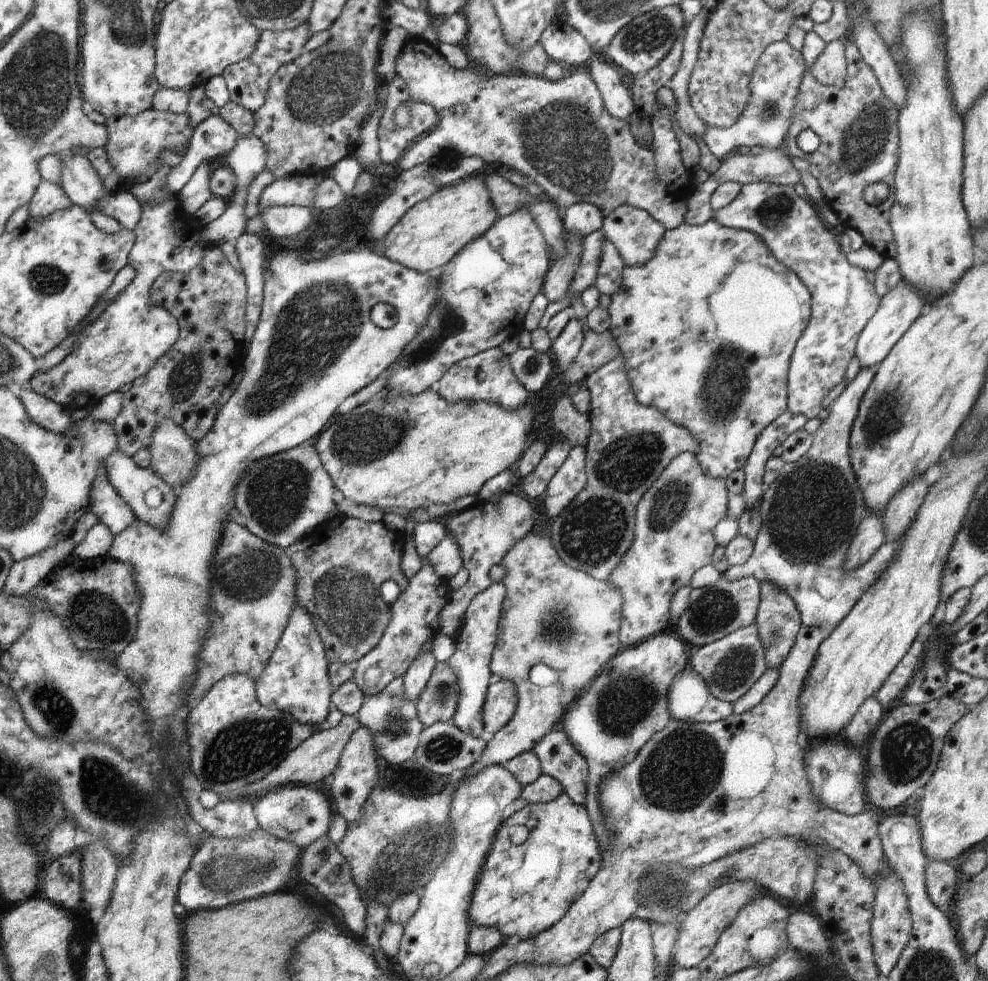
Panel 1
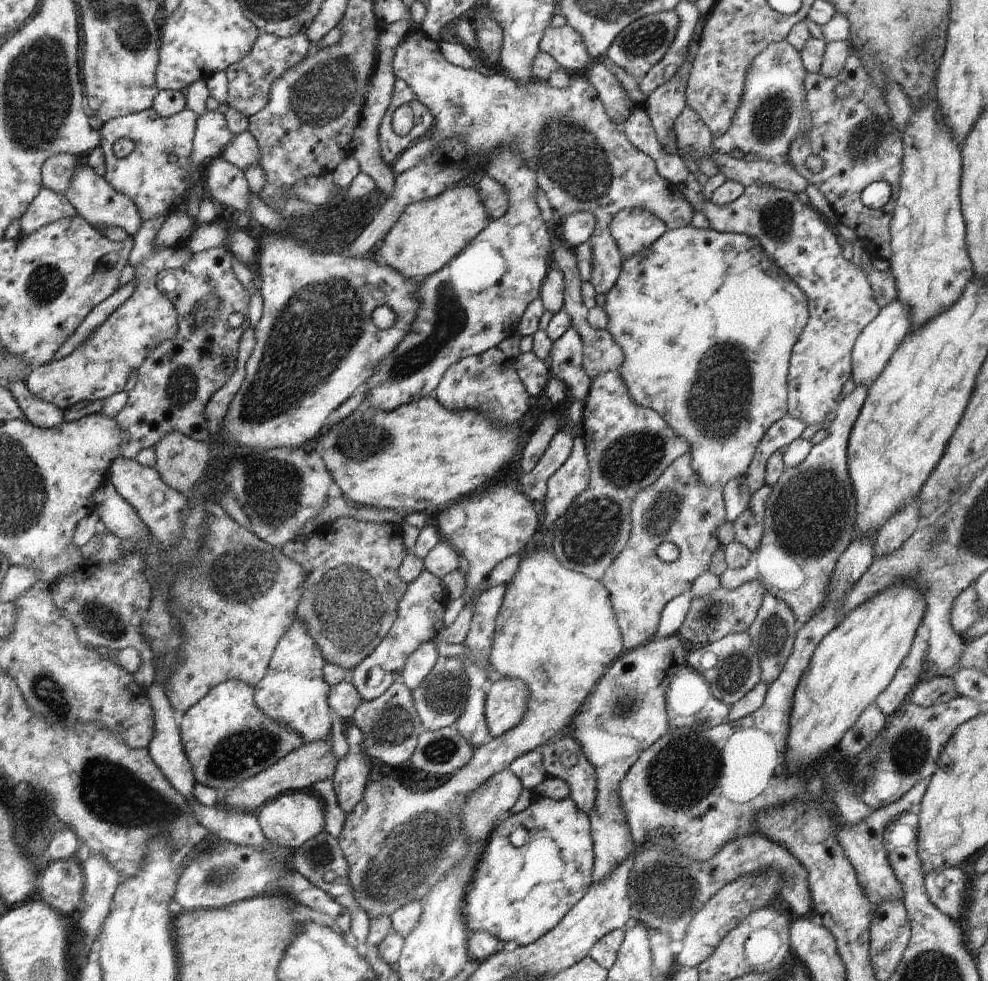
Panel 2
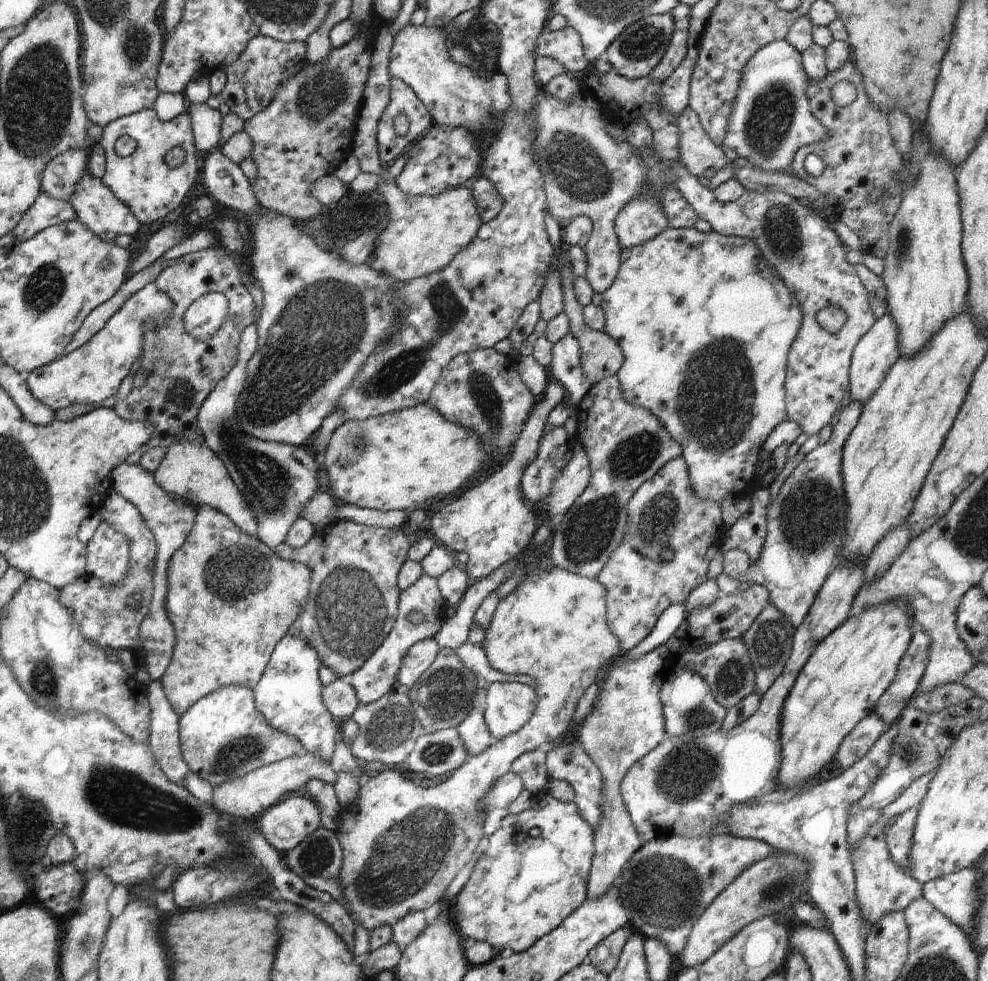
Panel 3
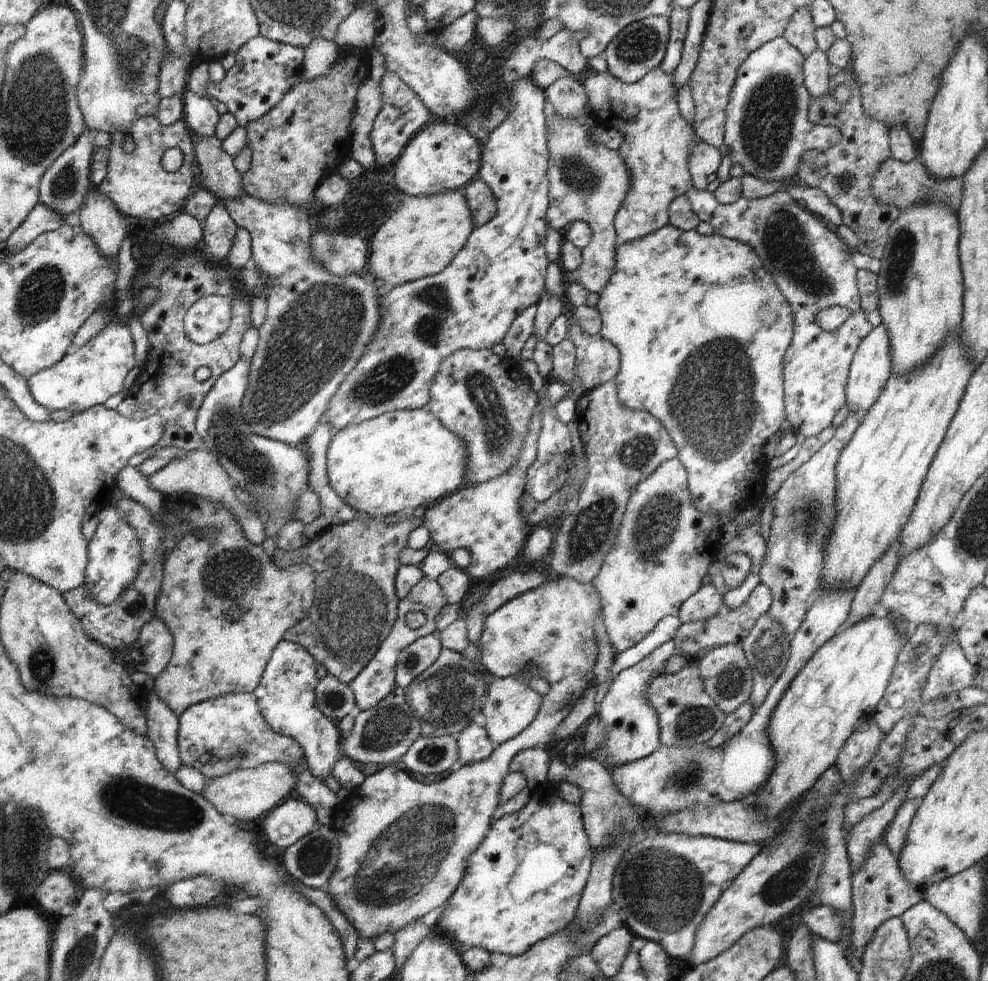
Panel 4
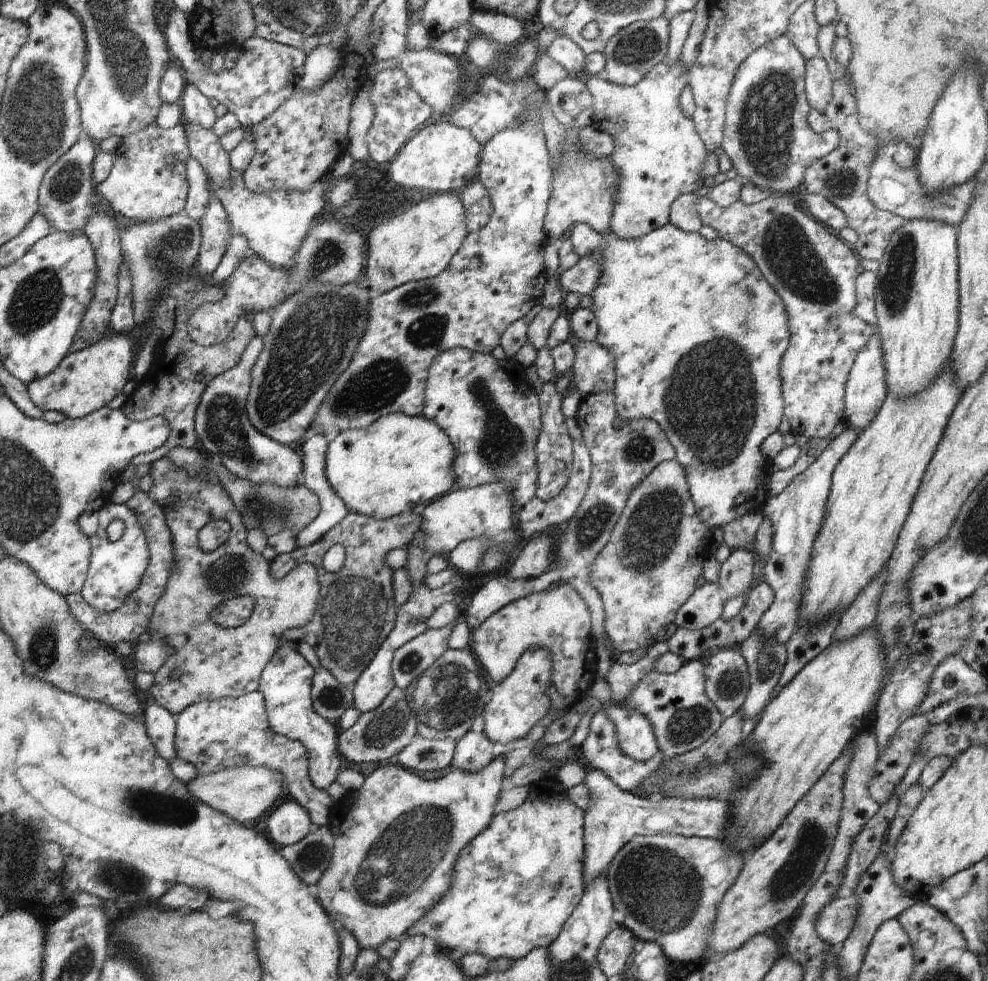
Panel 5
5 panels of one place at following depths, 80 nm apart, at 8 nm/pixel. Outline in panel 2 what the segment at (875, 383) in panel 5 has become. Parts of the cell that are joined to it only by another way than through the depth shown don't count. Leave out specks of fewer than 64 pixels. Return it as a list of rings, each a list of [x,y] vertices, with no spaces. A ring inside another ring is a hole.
[[[894,299],[883,309],[880,309],[876,318],[862,330],[862,334],[856,339],[851,356],[851,378],[856,386],[869,387],[886,368],[896,349],[903,344],[903,341],[910,334],[912,324],[909,310],[910,308],[905,304]]]

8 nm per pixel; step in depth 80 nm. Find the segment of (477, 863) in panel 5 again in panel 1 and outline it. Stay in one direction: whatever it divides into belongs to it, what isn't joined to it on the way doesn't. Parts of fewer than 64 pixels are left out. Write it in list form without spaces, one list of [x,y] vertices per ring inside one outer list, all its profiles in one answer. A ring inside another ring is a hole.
[[[566,793],[547,803],[528,803],[522,810],[505,817],[498,827],[475,884],[468,909],[469,919],[479,927],[498,929],[505,939],[514,934],[518,934],[521,941],[531,939],[554,926],[568,912],[572,903],[588,888],[600,867],[599,844],[588,811],[582,805],[572,802]],[[518,826],[526,826],[529,832],[526,842],[521,845],[510,841],[510,836]]]

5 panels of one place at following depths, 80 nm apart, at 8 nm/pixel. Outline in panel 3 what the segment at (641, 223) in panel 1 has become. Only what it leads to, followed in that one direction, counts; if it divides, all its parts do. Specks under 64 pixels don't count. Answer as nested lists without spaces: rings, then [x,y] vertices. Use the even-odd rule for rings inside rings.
[[[656,187],[644,189],[615,219],[615,234],[622,250],[643,245],[669,228]]]

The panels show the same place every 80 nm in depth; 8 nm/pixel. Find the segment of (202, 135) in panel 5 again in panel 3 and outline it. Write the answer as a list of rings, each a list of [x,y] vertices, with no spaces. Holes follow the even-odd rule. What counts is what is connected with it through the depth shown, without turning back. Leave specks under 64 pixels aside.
[[[219,148],[200,156],[202,182],[218,206],[228,210],[253,213],[260,205],[240,165],[230,160]]]

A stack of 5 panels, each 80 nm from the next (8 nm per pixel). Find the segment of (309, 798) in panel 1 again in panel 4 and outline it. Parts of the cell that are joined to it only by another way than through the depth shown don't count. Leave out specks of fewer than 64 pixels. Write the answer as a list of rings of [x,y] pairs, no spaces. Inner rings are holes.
[[[290,798],[275,806],[264,817],[262,828],[266,838],[278,848],[297,844],[319,825],[314,808],[302,798]]]

